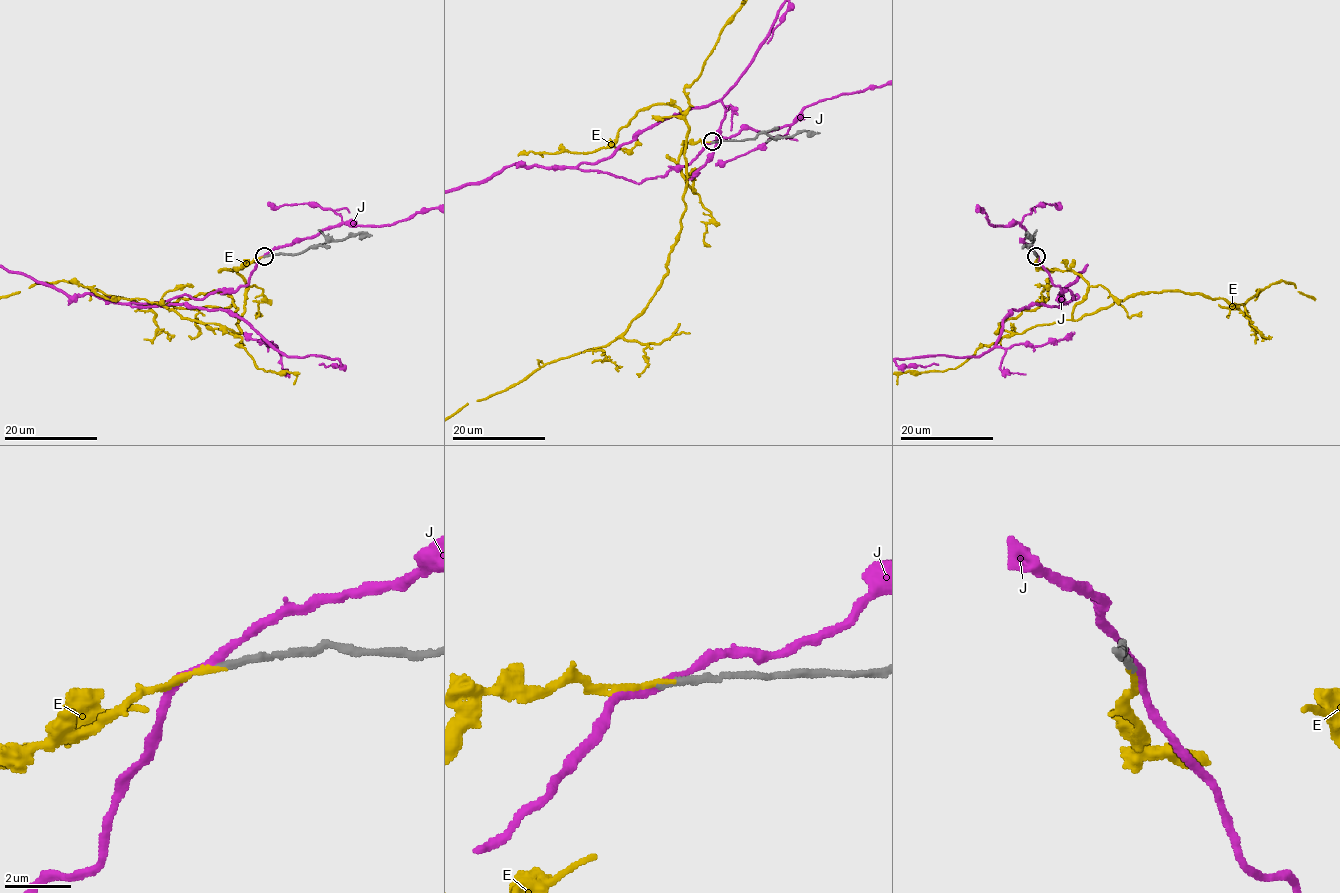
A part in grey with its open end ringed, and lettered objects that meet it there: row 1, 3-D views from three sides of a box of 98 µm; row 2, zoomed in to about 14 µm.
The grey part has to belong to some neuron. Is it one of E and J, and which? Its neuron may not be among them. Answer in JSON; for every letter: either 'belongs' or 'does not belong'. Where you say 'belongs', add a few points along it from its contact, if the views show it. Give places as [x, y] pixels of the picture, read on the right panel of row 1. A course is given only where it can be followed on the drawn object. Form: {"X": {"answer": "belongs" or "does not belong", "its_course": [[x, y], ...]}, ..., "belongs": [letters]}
{"E": {"answer": "belongs"}, "J": {"answer": "does not belong"}, "belongs": ["E"]}

